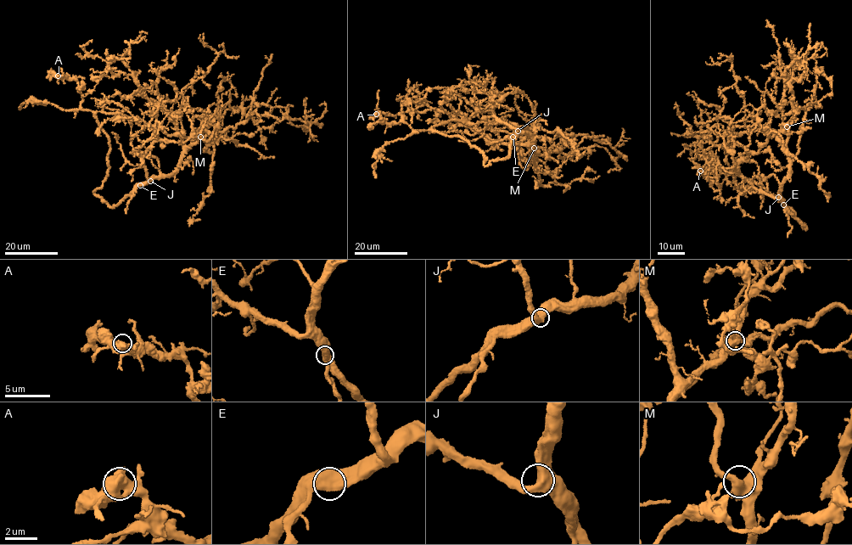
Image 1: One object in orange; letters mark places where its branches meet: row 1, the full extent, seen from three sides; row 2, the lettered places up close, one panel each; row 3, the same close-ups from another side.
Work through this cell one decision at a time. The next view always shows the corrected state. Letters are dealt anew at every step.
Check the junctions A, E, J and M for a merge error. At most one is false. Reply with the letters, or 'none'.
none

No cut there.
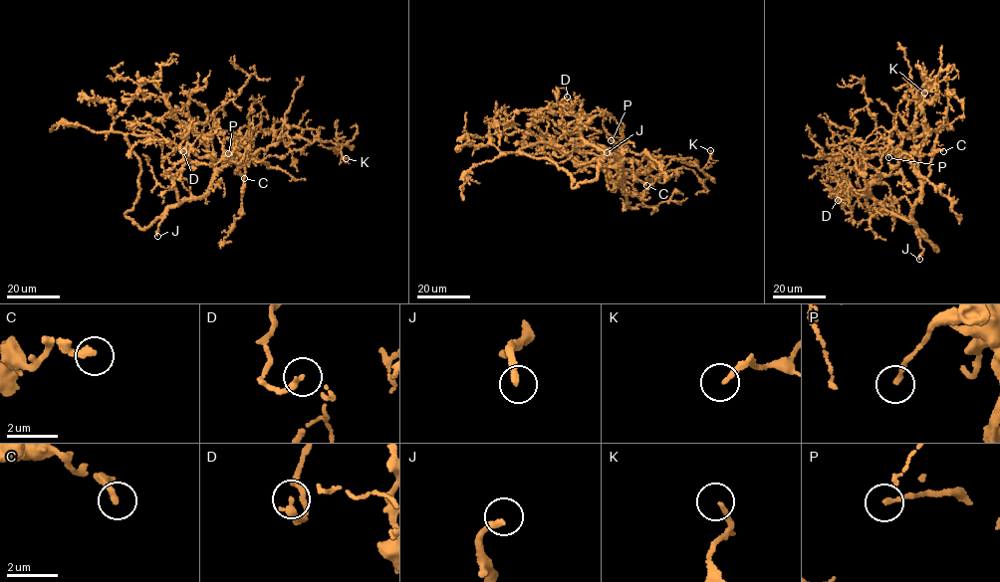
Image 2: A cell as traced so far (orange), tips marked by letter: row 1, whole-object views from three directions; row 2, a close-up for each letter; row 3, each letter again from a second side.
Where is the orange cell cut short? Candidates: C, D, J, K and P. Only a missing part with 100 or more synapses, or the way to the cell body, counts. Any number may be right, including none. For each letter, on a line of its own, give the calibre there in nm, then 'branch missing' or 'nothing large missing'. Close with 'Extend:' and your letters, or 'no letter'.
C: calibre 240 nm; nothing large missing
D: calibre 170 nm; nothing large missing
J: calibre 240 nm; branch missing
K: calibre 160 nm; nothing large missing
P: calibre 180 nm; nothing large missing
Extend: J

